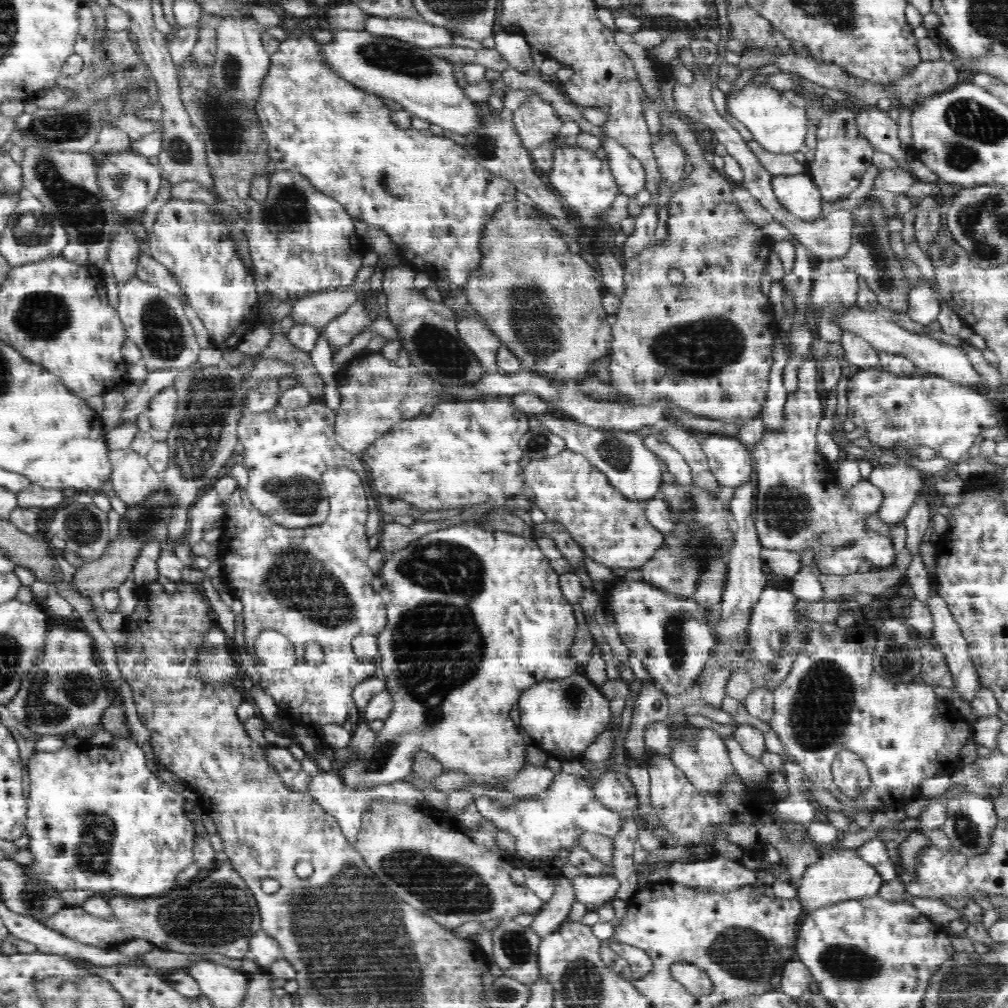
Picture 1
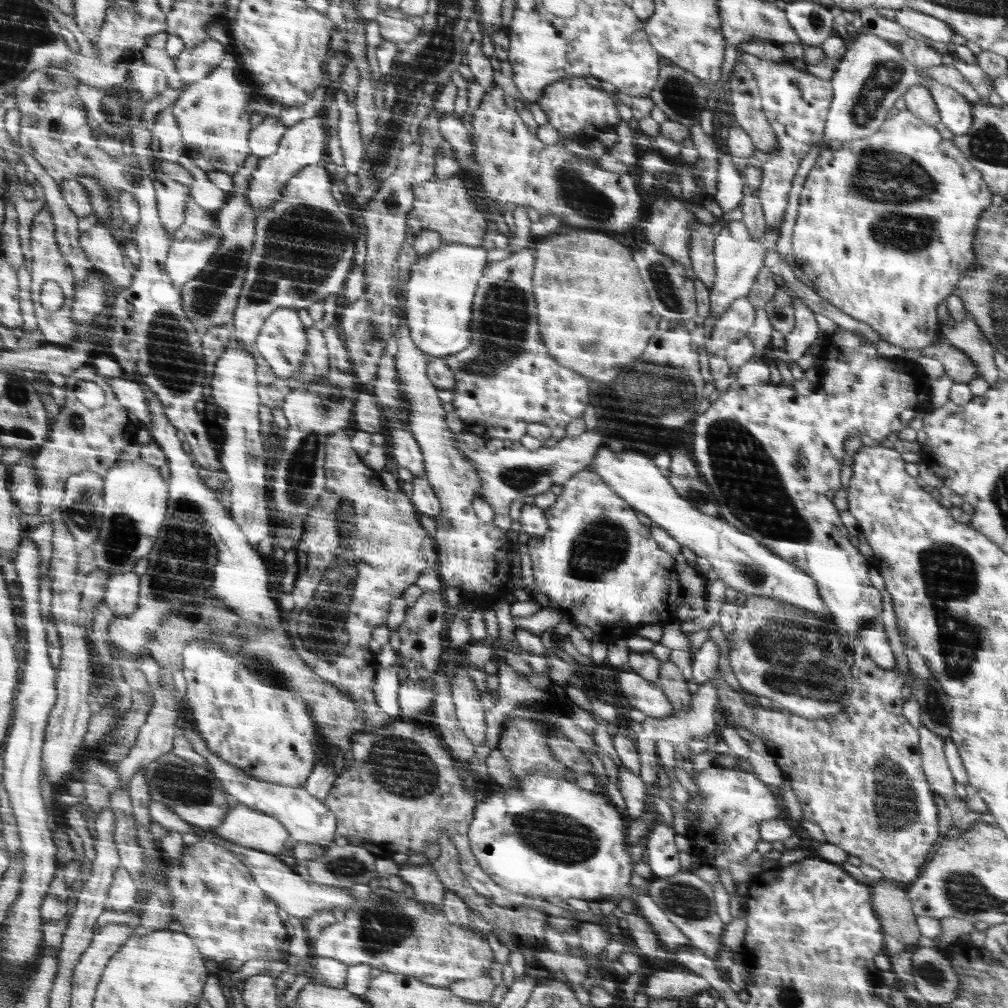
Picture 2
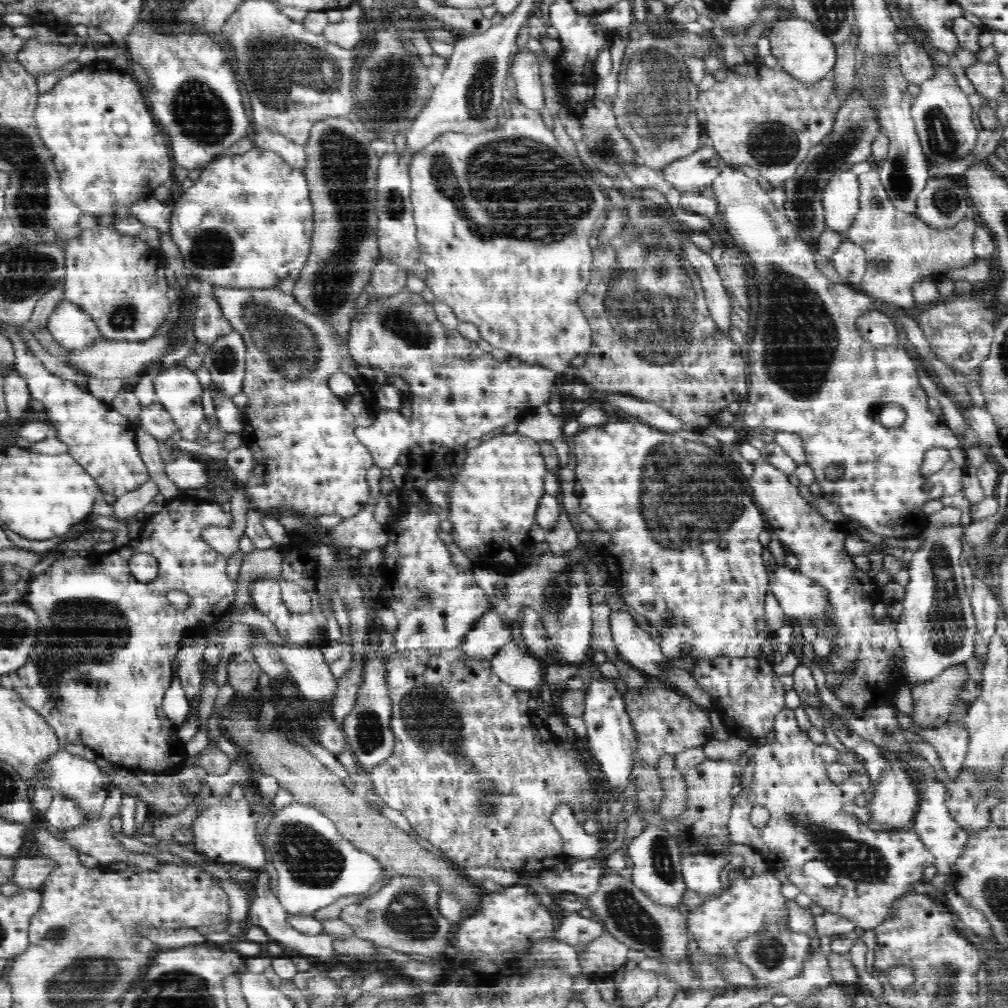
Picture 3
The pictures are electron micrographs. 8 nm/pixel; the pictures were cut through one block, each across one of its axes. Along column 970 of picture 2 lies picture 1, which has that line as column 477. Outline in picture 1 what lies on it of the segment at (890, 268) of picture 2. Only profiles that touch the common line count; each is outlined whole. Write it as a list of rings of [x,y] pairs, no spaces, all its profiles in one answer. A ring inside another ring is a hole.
[[[304,32],[288,38],[280,43],[279,49],[274,54],[271,54],[271,66],[263,80],[262,95],[259,96],[260,118],[265,123],[265,140],[269,143],[272,169],[303,175],[310,180],[316,190],[338,200],[355,221],[363,220],[380,227],[396,246],[398,259],[404,265],[413,268],[414,273],[426,273],[434,282],[448,278],[450,282],[462,286],[467,282],[470,274],[480,266],[480,260],[482,260],[480,239],[484,225],[493,217],[494,211],[500,204],[516,201],[515,194],[518,191],[514,185],[504,180],[504,177],[492,175],[490,171],[482,168],[470,158],[464,147],[454,144],[452,140],[444,136],[432,136],[430,130],[422,130],[422,132],[400,130],[392,123],[388,106],[382,99],[368,94],[363,88],[356,88],[327,64],[326,56],[323,56],[323,44],[317,43],[311,35],[304,34]]]

